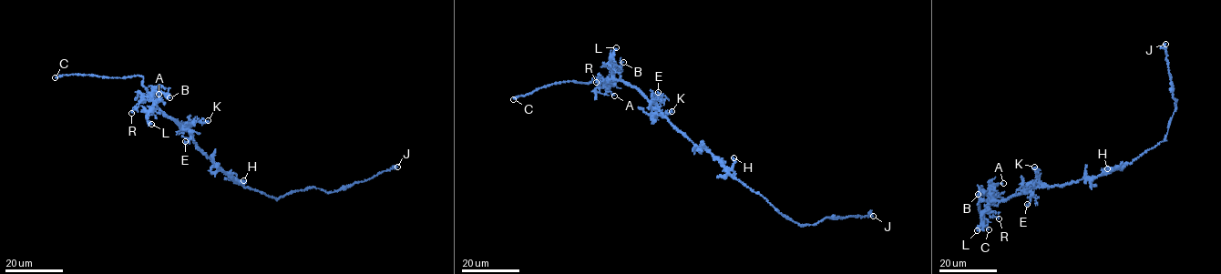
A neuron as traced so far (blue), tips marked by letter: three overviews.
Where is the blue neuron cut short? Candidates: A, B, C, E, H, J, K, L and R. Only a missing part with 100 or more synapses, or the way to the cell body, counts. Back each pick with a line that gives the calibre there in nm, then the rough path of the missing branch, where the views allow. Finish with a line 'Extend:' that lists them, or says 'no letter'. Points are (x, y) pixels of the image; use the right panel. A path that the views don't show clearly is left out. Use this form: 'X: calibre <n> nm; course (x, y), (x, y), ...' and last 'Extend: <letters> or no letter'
C: calibre 180 nm; course (989, 229), (989, 237), (980, 245), (977, 255), (976, 270)
Extend: C

